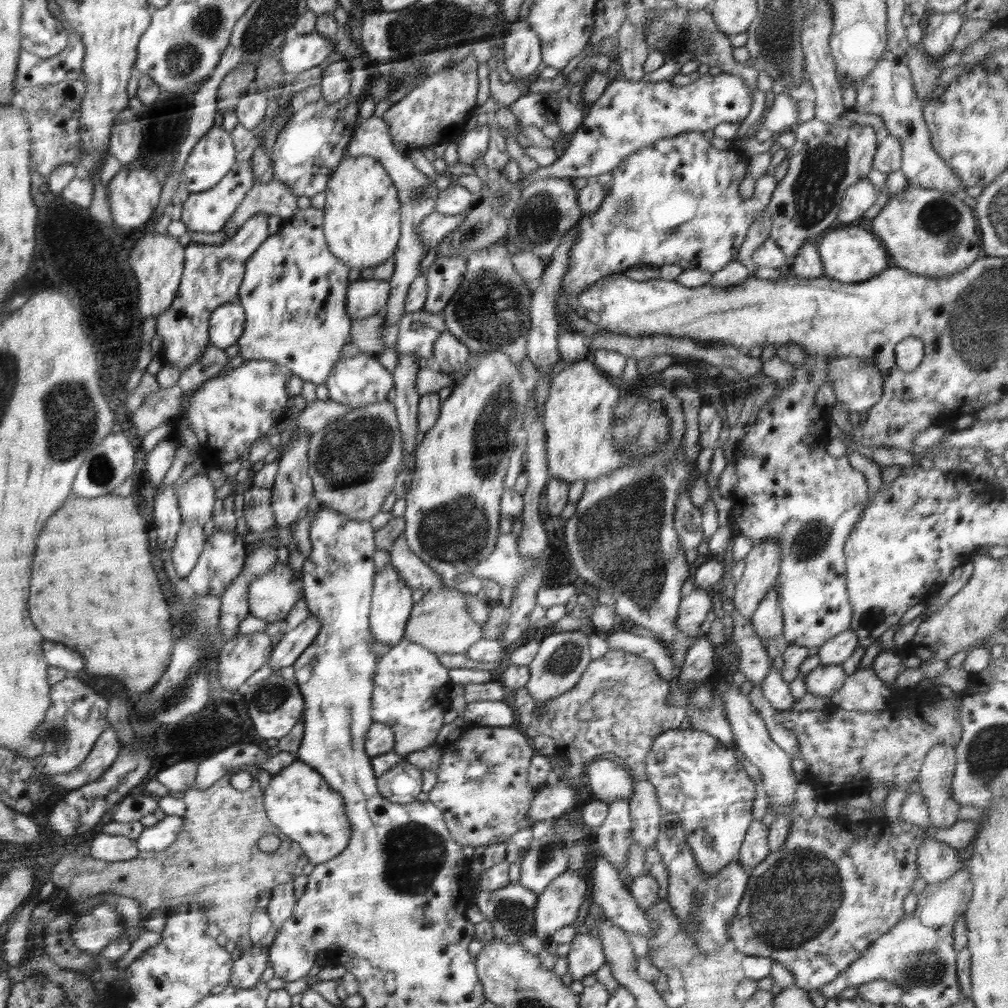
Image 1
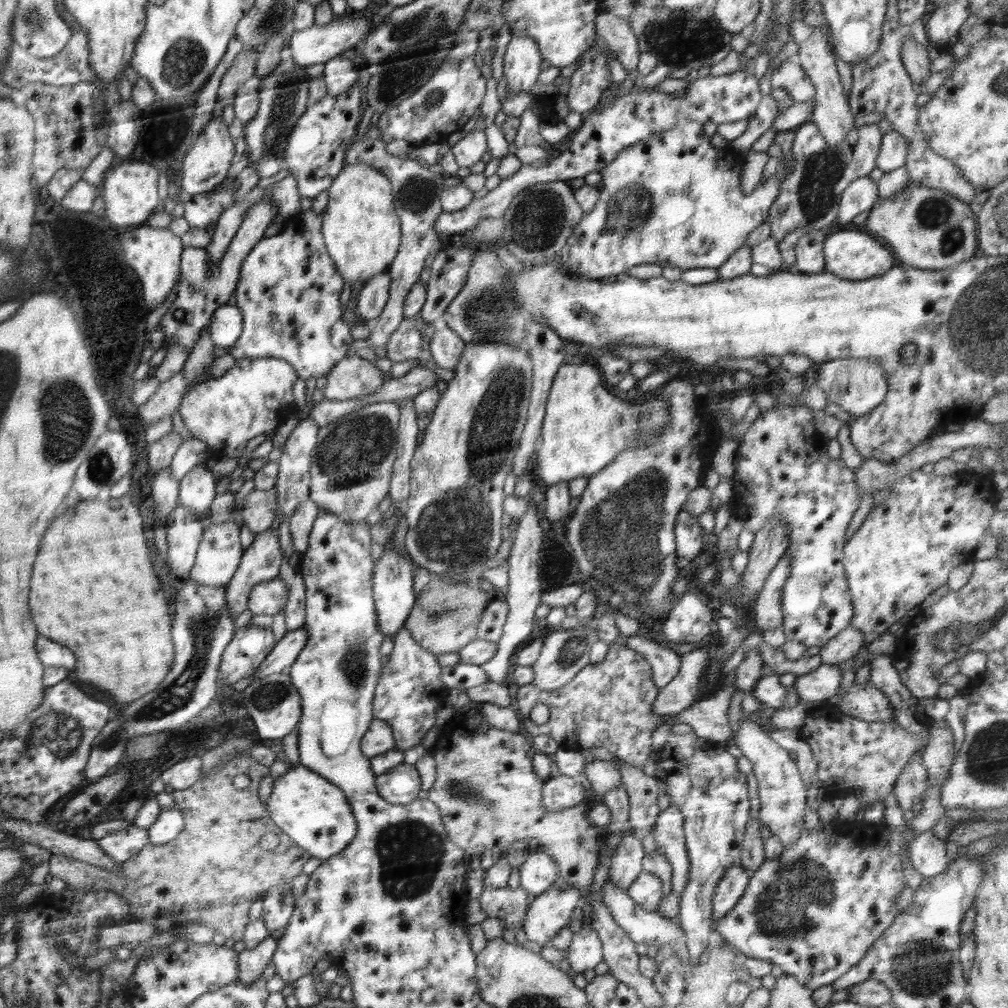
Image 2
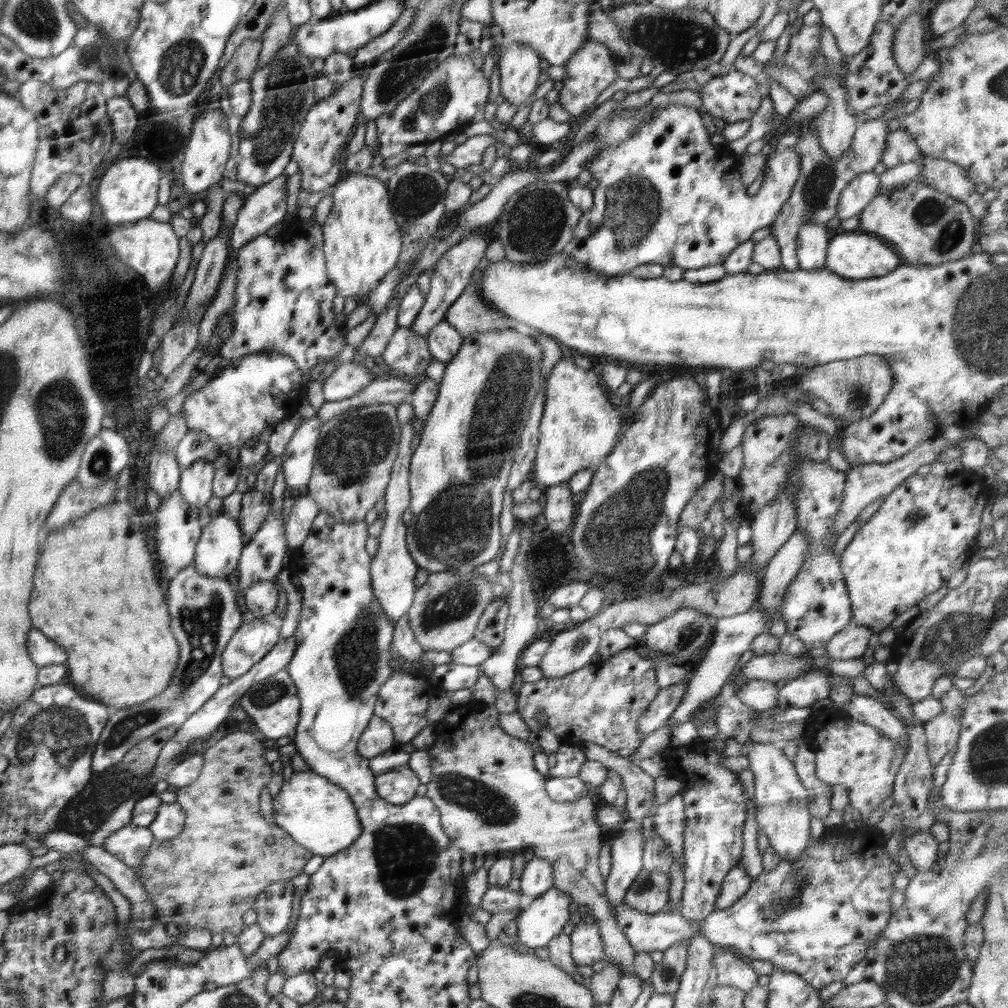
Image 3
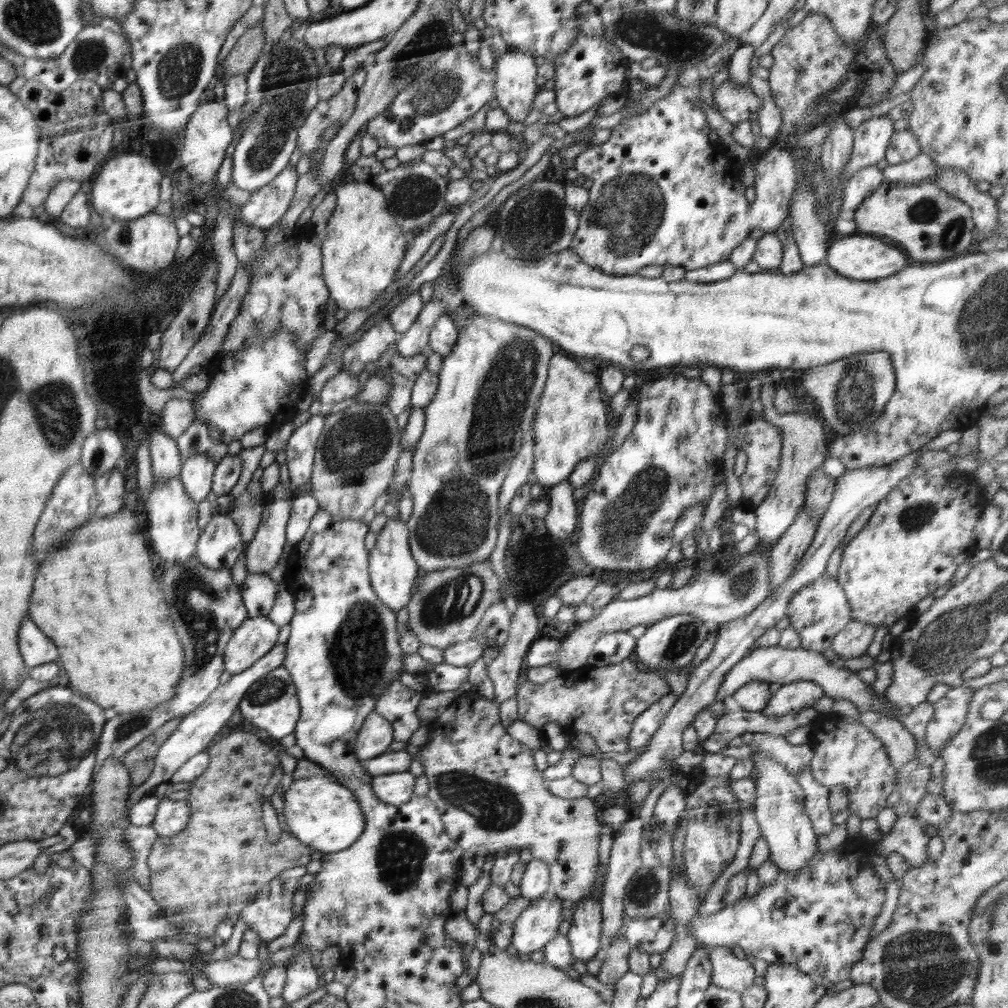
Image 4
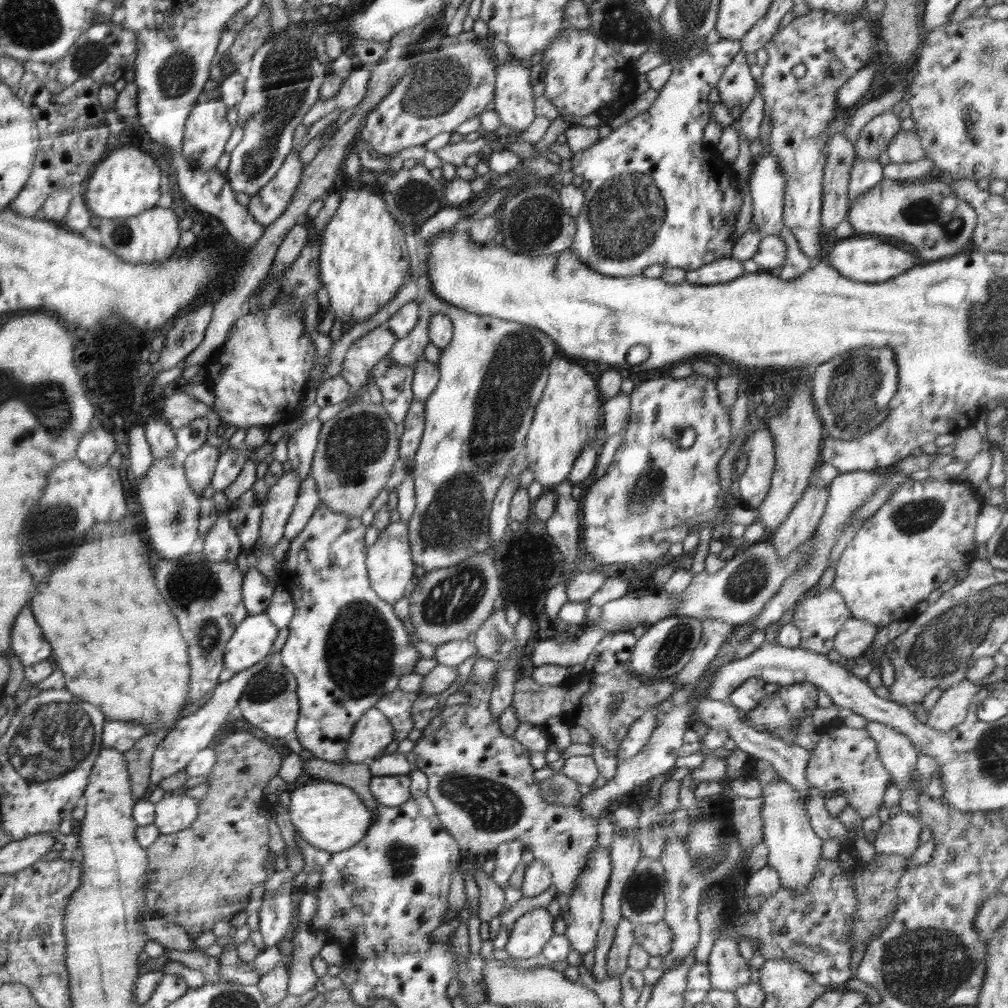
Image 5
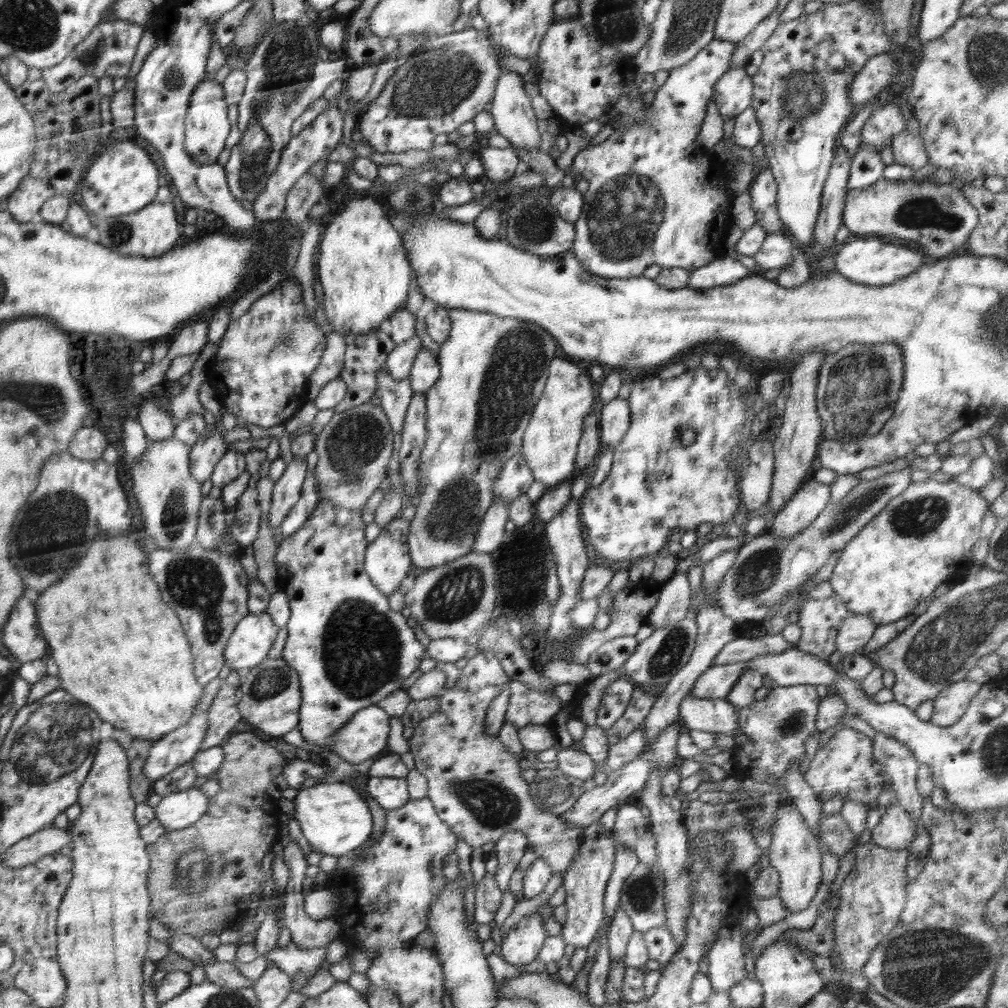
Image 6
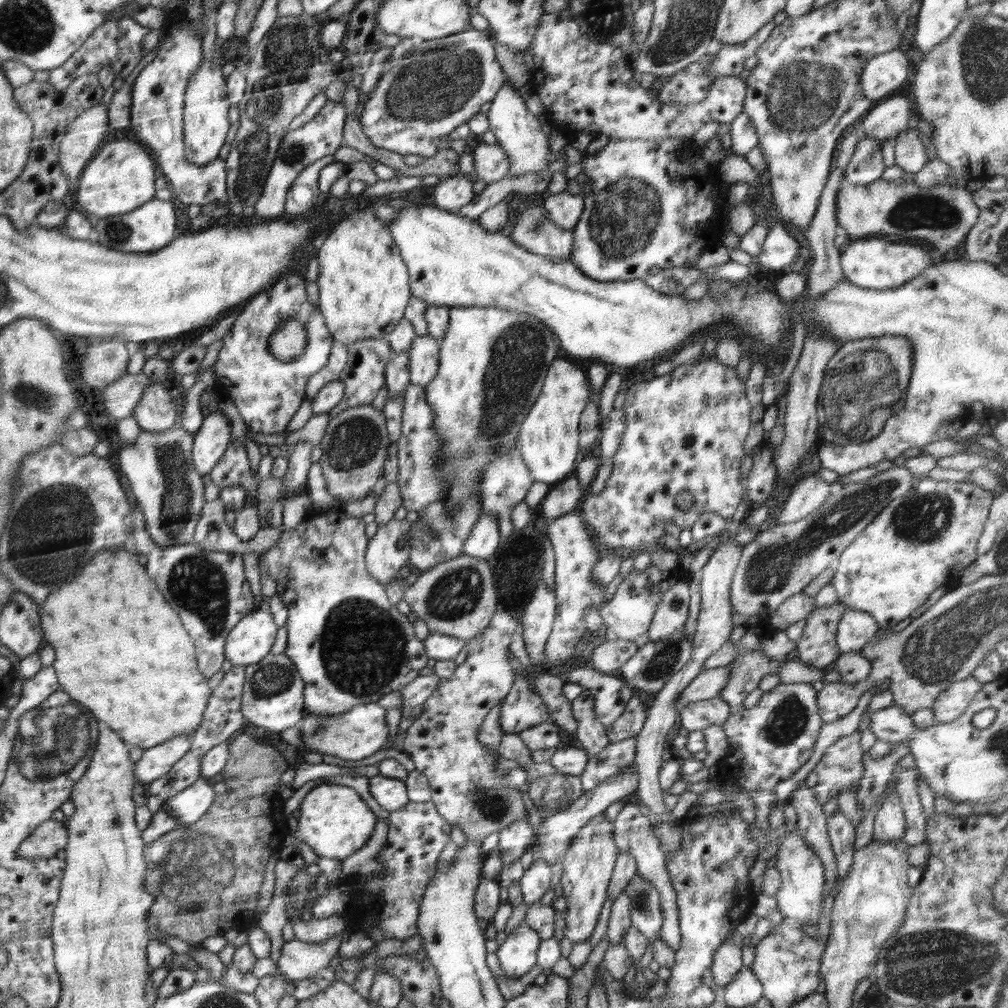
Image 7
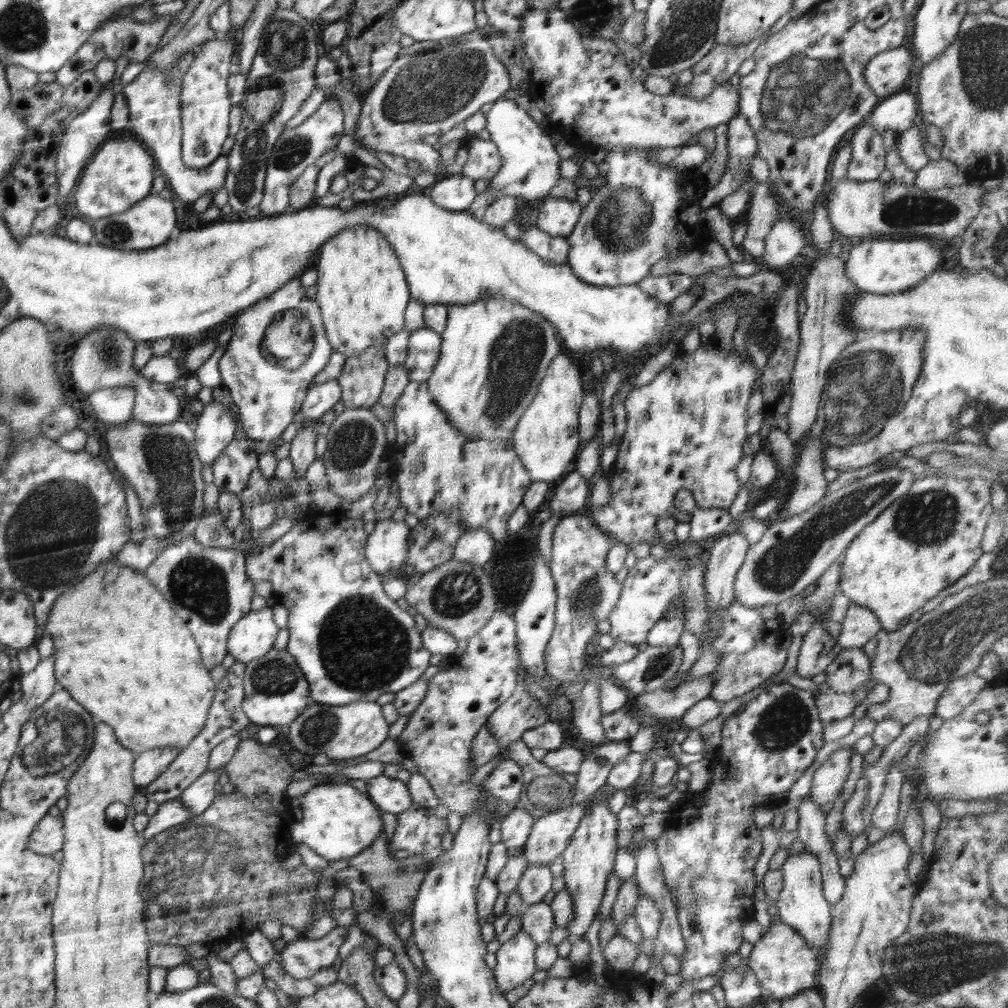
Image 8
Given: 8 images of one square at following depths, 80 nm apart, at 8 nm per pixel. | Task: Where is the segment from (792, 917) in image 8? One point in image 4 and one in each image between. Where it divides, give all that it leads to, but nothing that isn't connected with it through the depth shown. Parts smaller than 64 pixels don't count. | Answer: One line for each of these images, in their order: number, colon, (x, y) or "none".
4: (779, 805)
5: (794, 848)
6: (795, 852)
7: (799, 897)

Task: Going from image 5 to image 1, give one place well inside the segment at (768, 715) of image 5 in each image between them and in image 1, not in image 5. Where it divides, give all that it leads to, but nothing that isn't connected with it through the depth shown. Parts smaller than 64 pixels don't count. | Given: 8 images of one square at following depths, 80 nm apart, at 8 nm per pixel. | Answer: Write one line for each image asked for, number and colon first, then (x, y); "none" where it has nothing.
1: (824, 681)
2: (822, 684)
3: (806, 691)
4: (802, 694)

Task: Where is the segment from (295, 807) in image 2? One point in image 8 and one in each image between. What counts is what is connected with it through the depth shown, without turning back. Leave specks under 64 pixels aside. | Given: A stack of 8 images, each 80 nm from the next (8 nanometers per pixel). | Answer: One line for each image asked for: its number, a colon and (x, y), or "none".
3: (318, 814)
4: (323, 814)
5: (330, 816)
6: (334, 818)
7: (335, 821)
8: (338, 821)

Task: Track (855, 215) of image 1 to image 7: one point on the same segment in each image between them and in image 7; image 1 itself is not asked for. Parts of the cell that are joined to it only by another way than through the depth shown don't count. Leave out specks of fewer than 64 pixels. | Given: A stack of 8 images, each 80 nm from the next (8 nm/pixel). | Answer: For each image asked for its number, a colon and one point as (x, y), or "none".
2: (860, 195)
3: (857, 194)
4: (862, 183)
5: (865, 173)
6: (867, 167)
7: (867, 165)

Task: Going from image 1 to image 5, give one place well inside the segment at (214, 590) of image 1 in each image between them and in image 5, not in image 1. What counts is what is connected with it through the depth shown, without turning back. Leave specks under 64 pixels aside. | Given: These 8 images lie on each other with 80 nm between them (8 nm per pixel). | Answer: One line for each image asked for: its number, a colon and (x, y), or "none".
2: (219, 554)
3: (217, 554)
4: (218, 547)
5: (220, 545)

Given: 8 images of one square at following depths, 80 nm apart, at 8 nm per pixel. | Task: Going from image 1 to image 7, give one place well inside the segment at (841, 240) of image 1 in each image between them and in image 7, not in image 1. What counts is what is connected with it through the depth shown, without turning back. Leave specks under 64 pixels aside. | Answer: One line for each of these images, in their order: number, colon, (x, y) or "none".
2: (851, 255)
3: (855, 256)
4: (864, 258)
5: (864, 259)
6: (869, 261)
7: (874, 263)

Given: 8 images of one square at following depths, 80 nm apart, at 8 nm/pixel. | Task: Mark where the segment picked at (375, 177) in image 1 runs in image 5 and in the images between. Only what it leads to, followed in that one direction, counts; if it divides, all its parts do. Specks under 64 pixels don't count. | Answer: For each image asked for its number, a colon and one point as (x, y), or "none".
2: (361, 230)
3: (362, 243)
4: (363, 246)
5: (363, 261)

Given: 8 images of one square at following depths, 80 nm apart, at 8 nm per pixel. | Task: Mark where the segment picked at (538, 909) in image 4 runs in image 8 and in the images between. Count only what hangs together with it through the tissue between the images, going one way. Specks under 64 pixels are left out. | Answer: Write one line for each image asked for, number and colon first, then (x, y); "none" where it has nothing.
5: (531, 931)
6: (520, 947)
7: (518, 954)
8: (515, 959)

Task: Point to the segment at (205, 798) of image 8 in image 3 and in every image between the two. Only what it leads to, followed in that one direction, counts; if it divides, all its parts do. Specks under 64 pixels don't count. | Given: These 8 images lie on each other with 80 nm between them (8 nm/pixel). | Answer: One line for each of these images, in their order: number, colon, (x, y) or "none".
3: (170, 820)
4: (172, 816)
5: (174, 812)
6: (180, 809)
7: (189, 805)

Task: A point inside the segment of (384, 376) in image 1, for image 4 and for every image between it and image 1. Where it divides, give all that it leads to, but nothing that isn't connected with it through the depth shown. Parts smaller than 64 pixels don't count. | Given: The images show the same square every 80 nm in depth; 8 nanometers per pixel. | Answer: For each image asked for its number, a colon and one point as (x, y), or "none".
2: (351, 377)
3: (350, 377)
4: (344, 385)

